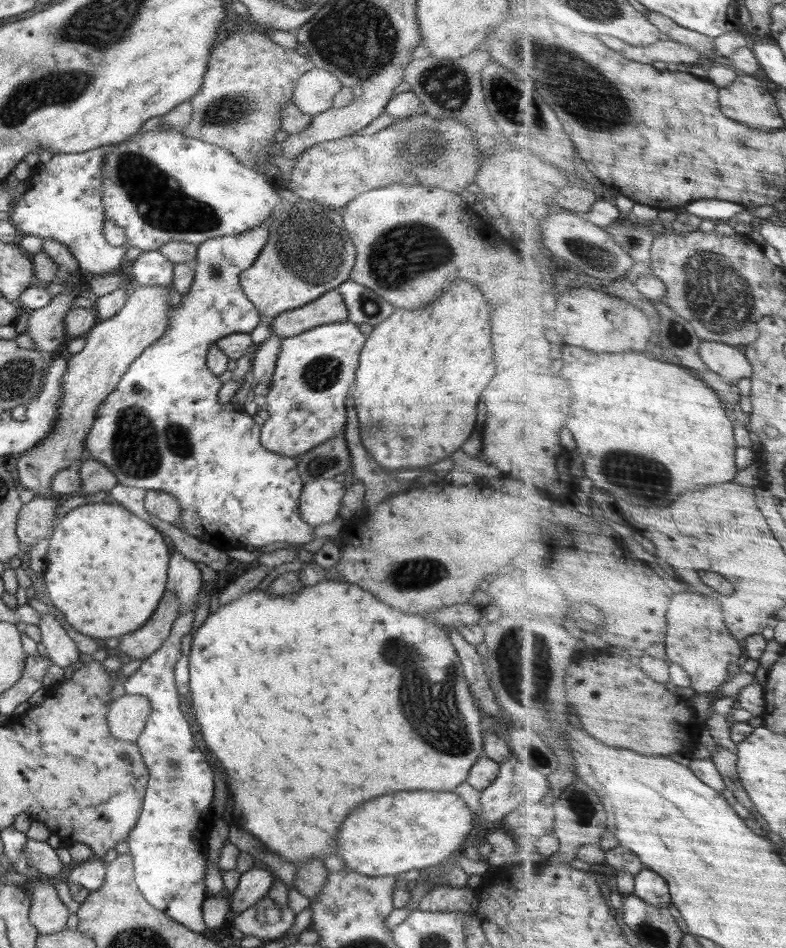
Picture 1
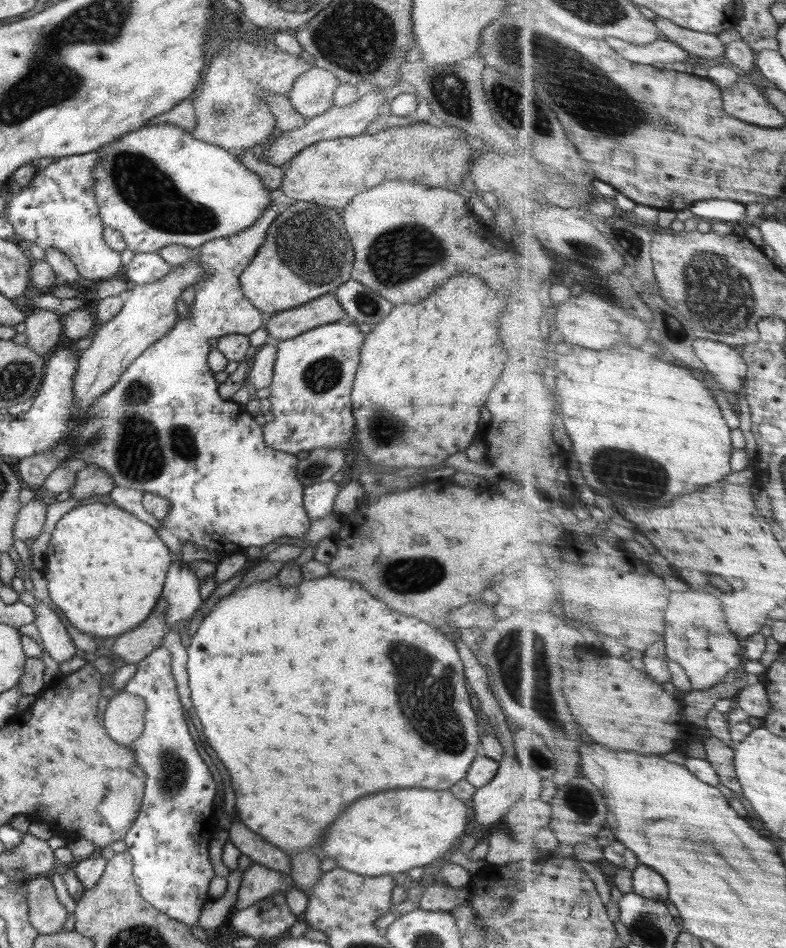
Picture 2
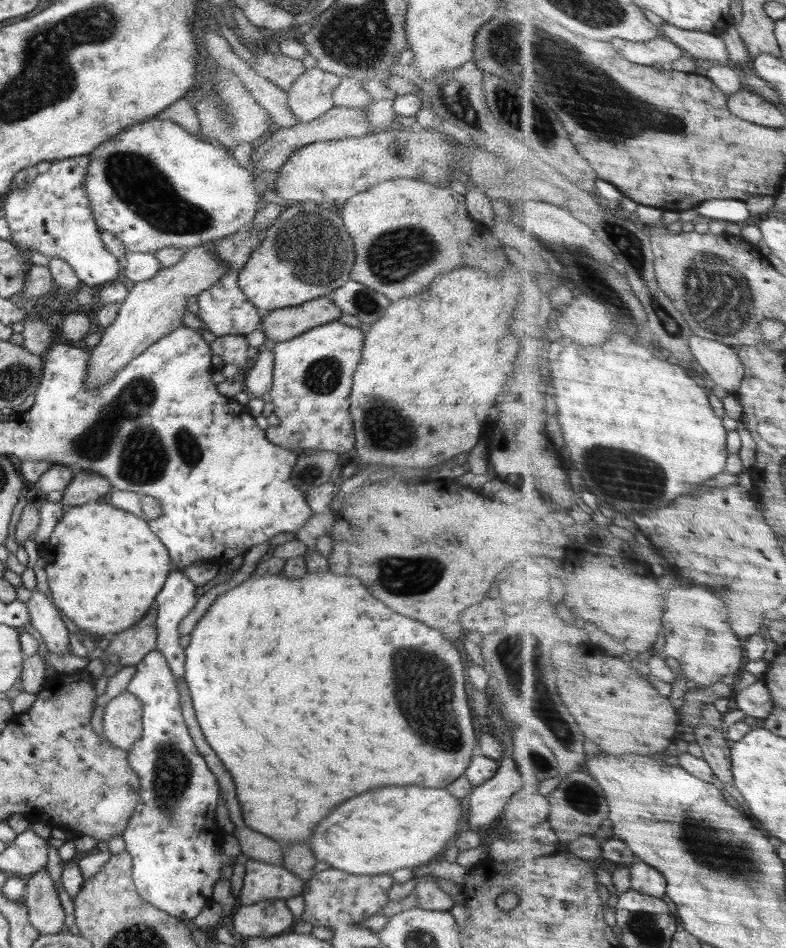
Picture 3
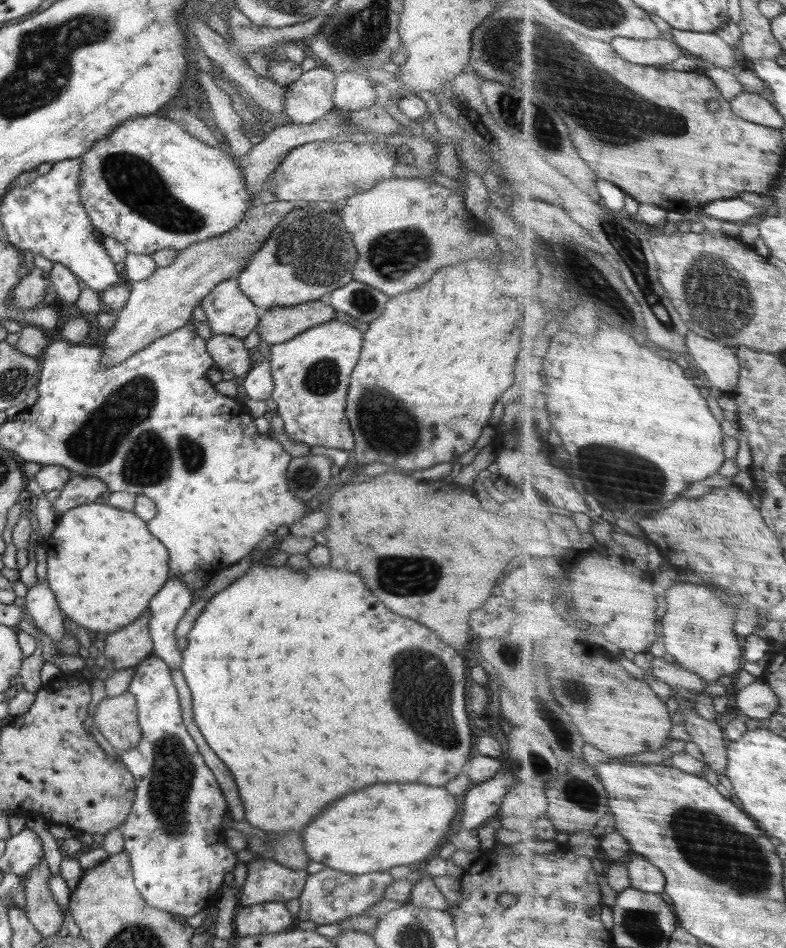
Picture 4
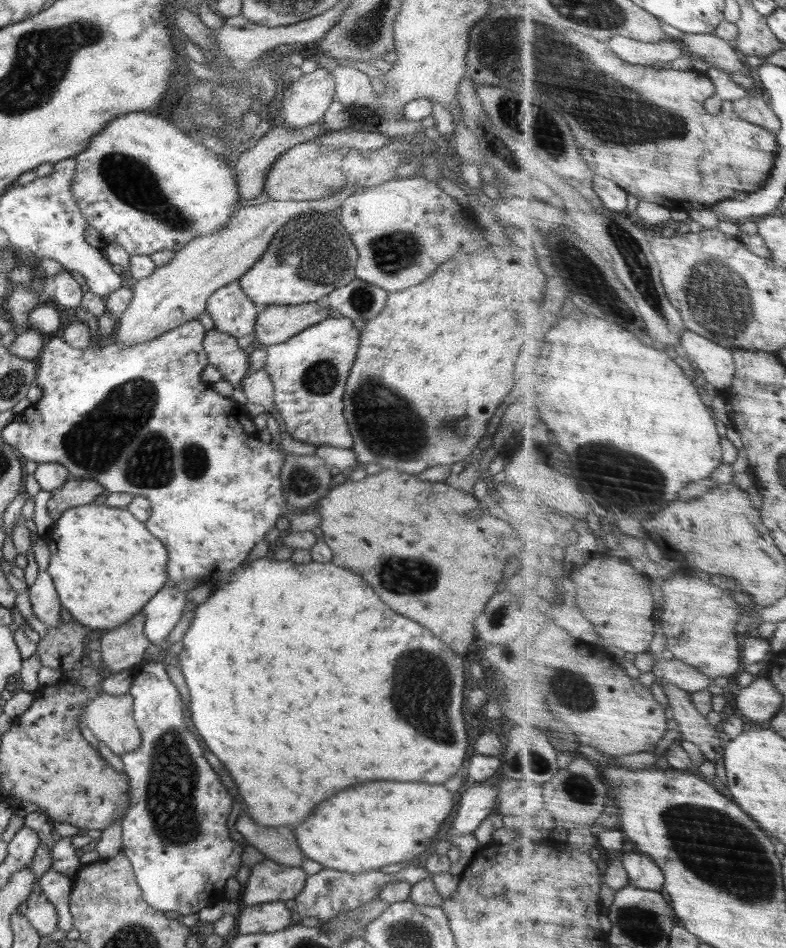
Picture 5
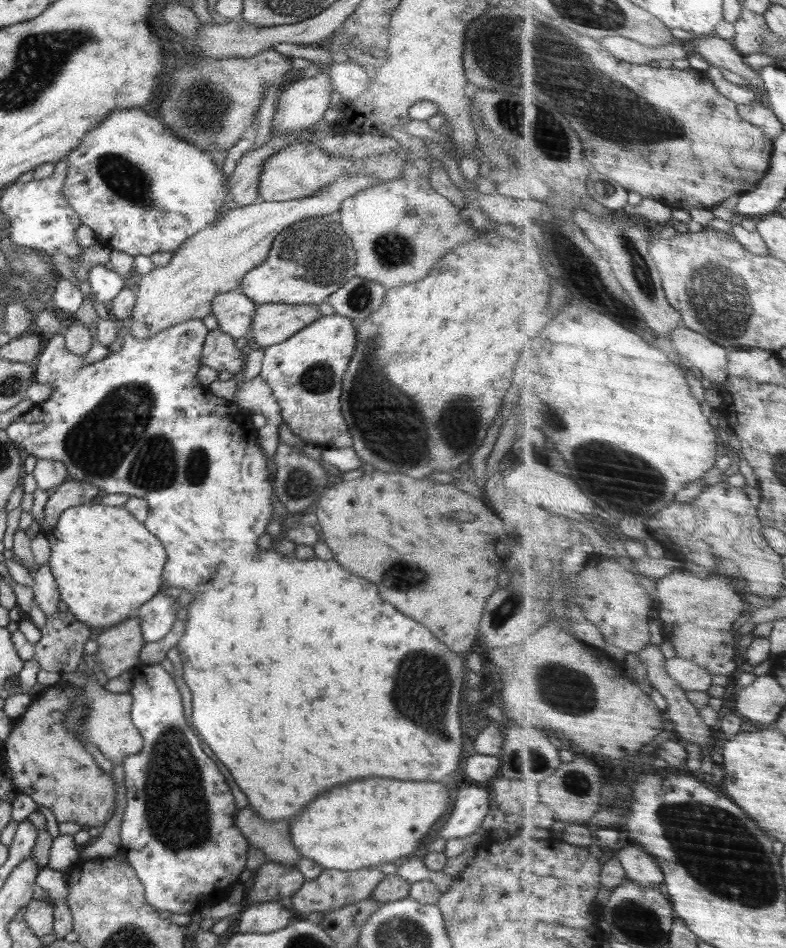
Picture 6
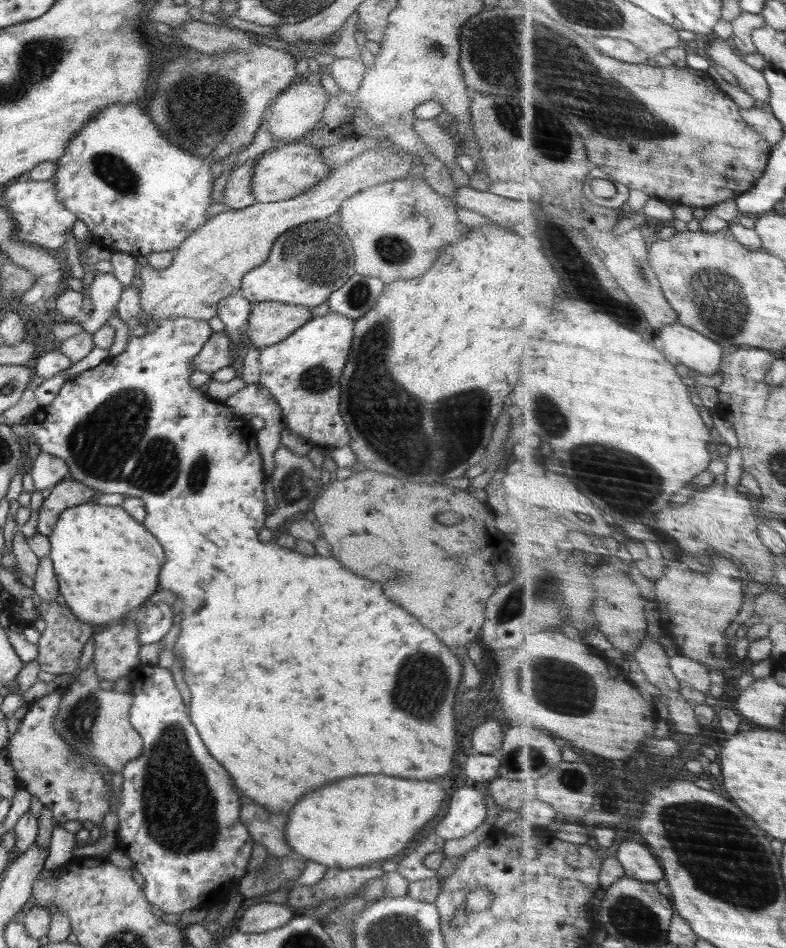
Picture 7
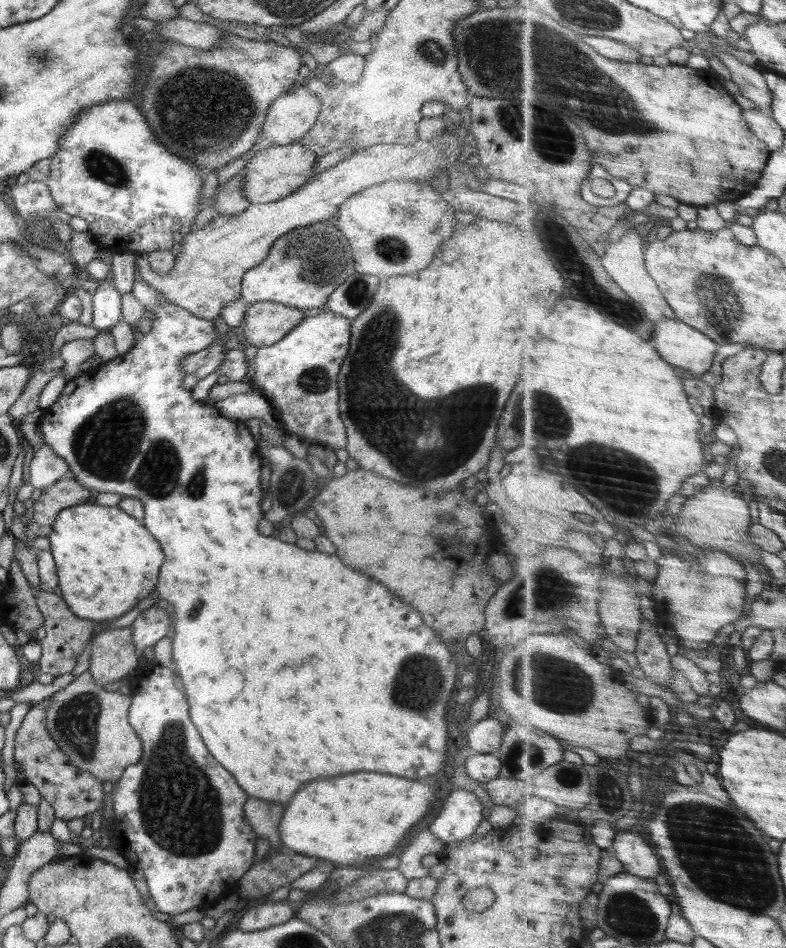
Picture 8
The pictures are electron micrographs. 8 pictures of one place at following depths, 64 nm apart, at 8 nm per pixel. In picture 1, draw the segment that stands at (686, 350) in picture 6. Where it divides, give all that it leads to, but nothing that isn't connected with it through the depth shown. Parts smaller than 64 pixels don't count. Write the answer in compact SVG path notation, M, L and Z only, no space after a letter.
M704 340L700 352L708 366L730 384L736 385L742 378L754 376L754 367L743 347Z

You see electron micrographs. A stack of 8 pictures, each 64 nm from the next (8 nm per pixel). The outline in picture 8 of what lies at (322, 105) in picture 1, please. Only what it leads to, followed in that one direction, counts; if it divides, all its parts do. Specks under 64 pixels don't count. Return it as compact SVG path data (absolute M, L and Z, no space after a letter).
M291 87L268 109L261 137L272 145L299 142L314 126L321 111L320 99L308 87Z

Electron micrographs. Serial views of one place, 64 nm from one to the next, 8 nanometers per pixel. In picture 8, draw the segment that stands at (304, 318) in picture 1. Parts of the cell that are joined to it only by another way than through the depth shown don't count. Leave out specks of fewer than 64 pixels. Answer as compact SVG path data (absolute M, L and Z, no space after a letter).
M280 303L247 304L242 326L246 344L272 346L304 320L304 311Z

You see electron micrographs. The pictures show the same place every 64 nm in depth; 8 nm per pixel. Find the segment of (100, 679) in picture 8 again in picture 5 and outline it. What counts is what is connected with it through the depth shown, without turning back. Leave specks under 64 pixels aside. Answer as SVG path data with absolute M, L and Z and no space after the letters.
M136 614L130 622L102 635L98 659L107 662L110 674L133 670L144 662L144 652L150 641L144 634L144 614Z

